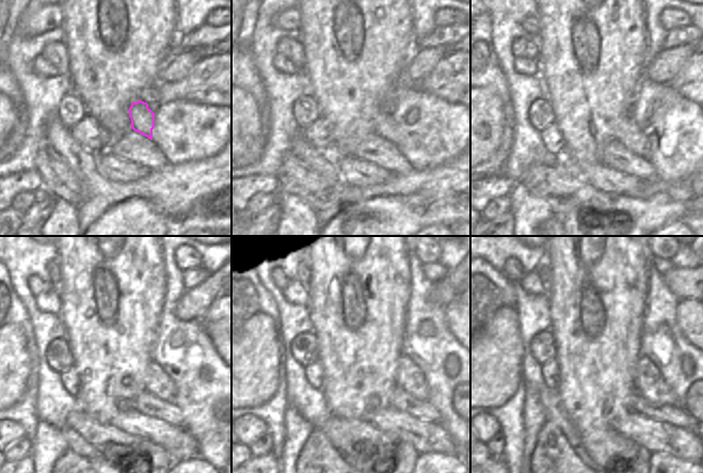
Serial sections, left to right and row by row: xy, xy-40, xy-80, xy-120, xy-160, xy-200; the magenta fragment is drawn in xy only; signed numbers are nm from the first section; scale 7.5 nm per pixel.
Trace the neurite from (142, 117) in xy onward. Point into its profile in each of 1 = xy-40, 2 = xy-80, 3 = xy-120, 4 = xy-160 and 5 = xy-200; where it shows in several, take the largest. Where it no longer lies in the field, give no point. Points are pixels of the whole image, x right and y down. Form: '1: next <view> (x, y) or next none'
1: next xy-40 (384, 125)
2: next xy-80 (629, 135)
3: next xy-120 (156, 380)
4: next xy-160 (409, 377)
5: next xy-200 (649, 383)

